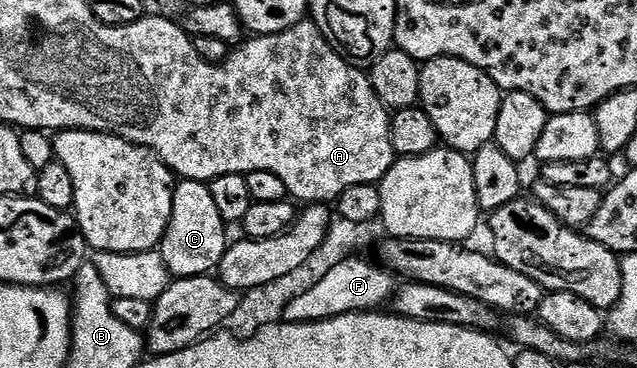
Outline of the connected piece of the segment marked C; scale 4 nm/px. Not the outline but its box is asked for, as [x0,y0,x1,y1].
[160,179,228,279]

